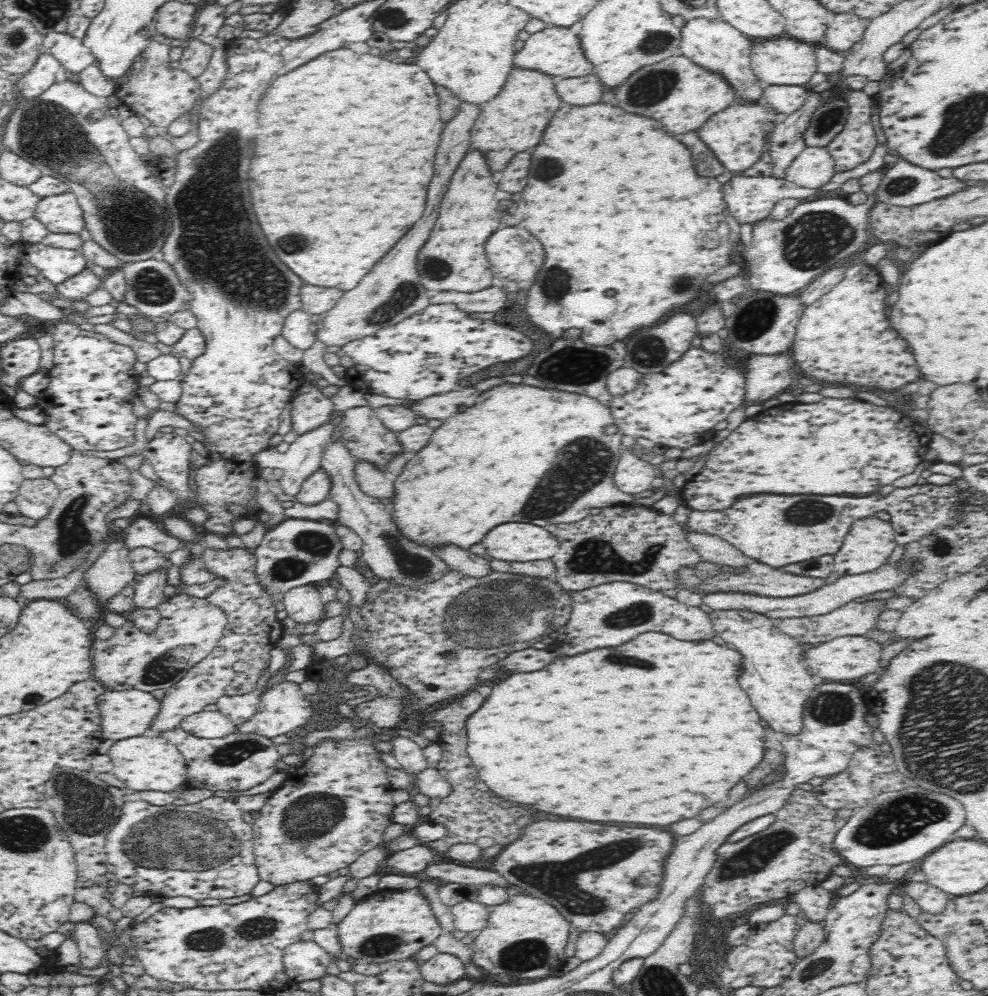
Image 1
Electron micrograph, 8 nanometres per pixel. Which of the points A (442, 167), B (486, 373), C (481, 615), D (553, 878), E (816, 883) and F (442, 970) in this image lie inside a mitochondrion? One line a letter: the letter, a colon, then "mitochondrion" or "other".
A: other
B: other
C: mitochondrion
D: mitochondrion
E: other
F: other

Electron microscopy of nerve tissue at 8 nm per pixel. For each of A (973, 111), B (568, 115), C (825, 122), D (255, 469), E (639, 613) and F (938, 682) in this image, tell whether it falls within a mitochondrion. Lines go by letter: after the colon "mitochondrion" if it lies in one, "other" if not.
A: mitochondrion
B: other
C: mitochondrion
D: other
E: mitochondrion
F: mitochondrion

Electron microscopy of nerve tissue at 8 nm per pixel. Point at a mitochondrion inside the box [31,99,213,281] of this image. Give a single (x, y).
(131, 225)

